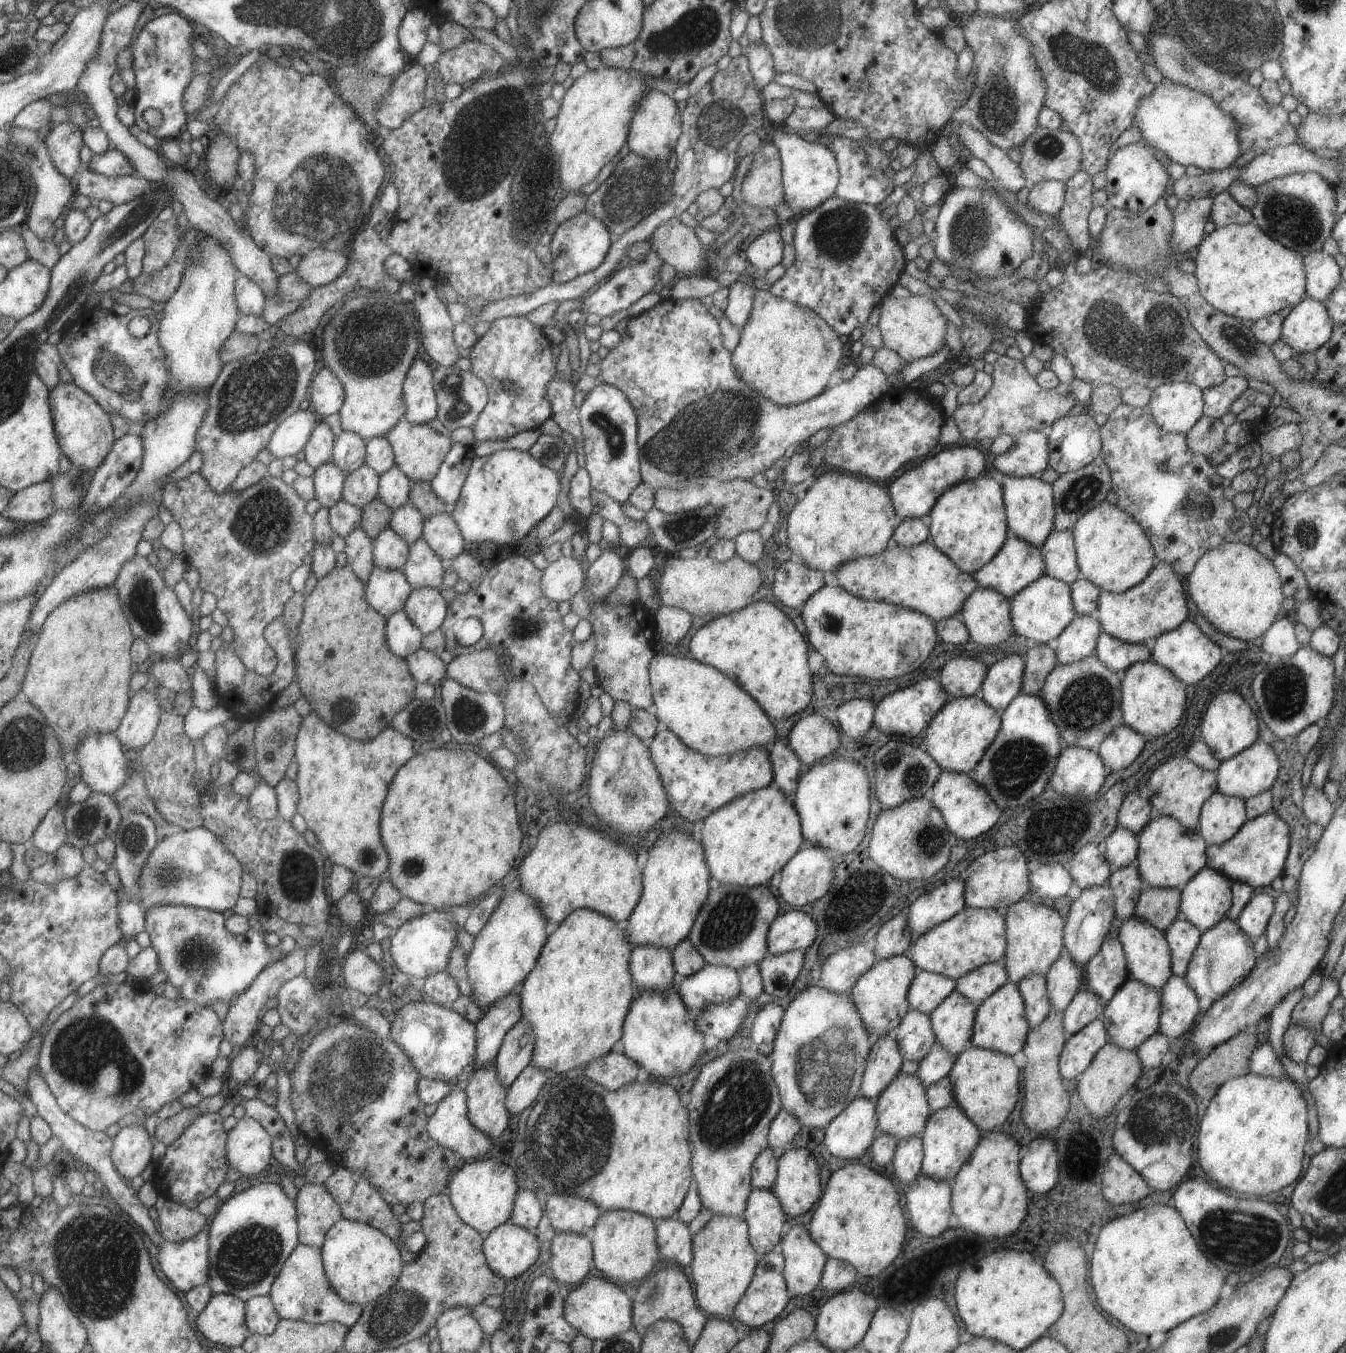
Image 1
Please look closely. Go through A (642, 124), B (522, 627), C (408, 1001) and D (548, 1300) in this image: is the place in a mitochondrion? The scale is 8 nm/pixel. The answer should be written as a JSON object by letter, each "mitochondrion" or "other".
{"A":"other","B":"mitochondrion","C":"other","D":"other"}

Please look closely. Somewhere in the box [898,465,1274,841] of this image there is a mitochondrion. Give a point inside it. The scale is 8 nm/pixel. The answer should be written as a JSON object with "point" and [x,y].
{"point":[1087,703]}

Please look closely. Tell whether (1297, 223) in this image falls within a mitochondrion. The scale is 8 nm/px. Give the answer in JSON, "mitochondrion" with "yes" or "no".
{"mitochondrion":"yes"}

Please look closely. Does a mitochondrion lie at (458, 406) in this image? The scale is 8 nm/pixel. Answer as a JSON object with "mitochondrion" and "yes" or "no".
{"mitochondrion":"yes"}

